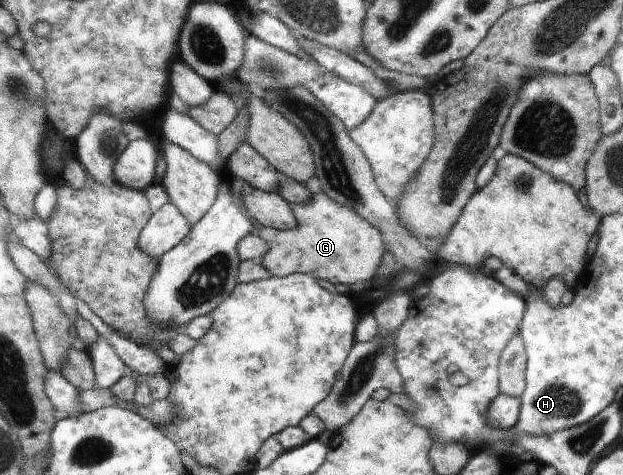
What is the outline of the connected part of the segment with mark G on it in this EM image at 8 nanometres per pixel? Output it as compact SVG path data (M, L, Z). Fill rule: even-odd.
M323 192L314 193L310 202L291 205L296 226L286 230L278 230L255 224L251 233L260 237L268 245L261 265L271 276L282 278L295 272L309 274L317 279L325 279L333 285L351 285L361 288L361 281L370 287L375 279L382 259L386 256L385 241L382 232L369 220L363 219L350 207L334 202Z

